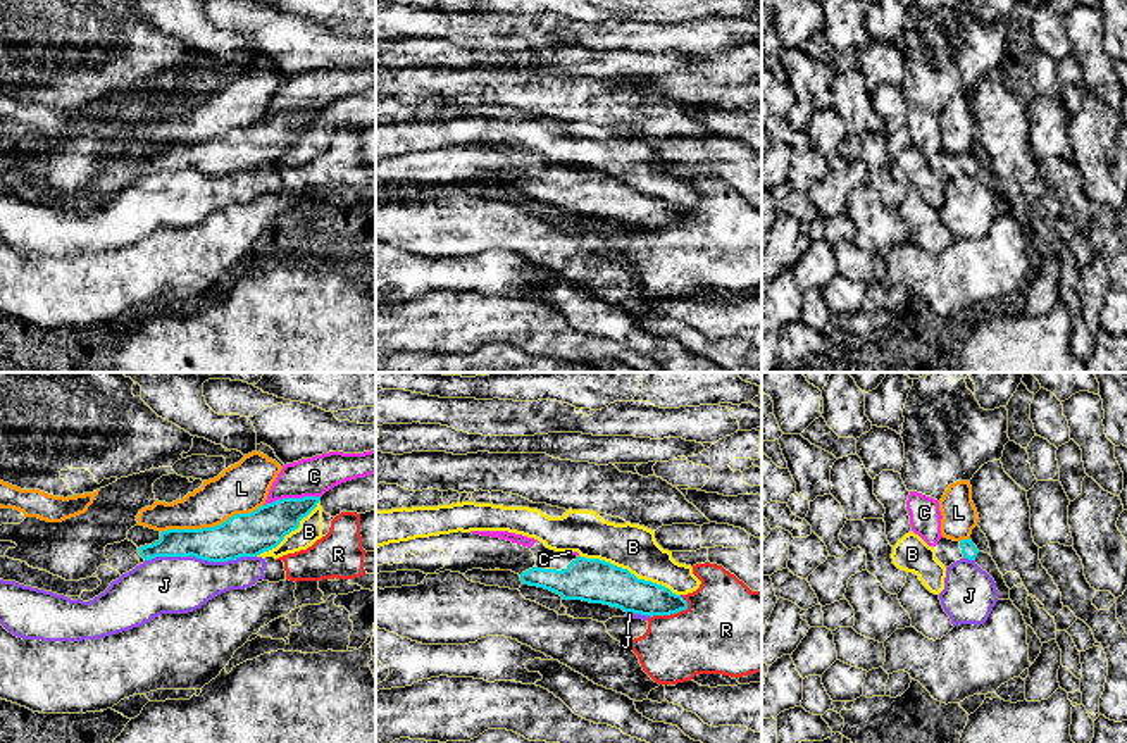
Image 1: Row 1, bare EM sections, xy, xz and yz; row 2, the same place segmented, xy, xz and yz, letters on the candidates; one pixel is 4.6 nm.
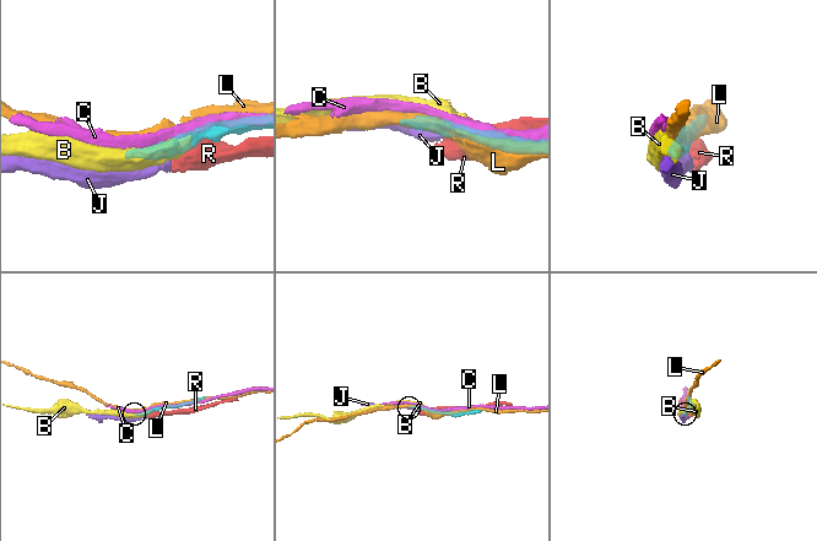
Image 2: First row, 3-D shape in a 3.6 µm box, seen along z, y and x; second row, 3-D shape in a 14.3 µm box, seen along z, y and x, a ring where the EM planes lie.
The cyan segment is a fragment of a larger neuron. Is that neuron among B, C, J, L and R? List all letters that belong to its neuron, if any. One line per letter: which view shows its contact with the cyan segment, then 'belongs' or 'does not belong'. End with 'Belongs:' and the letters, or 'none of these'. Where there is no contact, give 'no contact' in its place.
B: contact in xz; does not belong
C: contact in xy; does not belong
J: contact in xy; does not belong
L: contact in xy; does not belong
R: contact in xz; does not belong
Belongs: none of these

